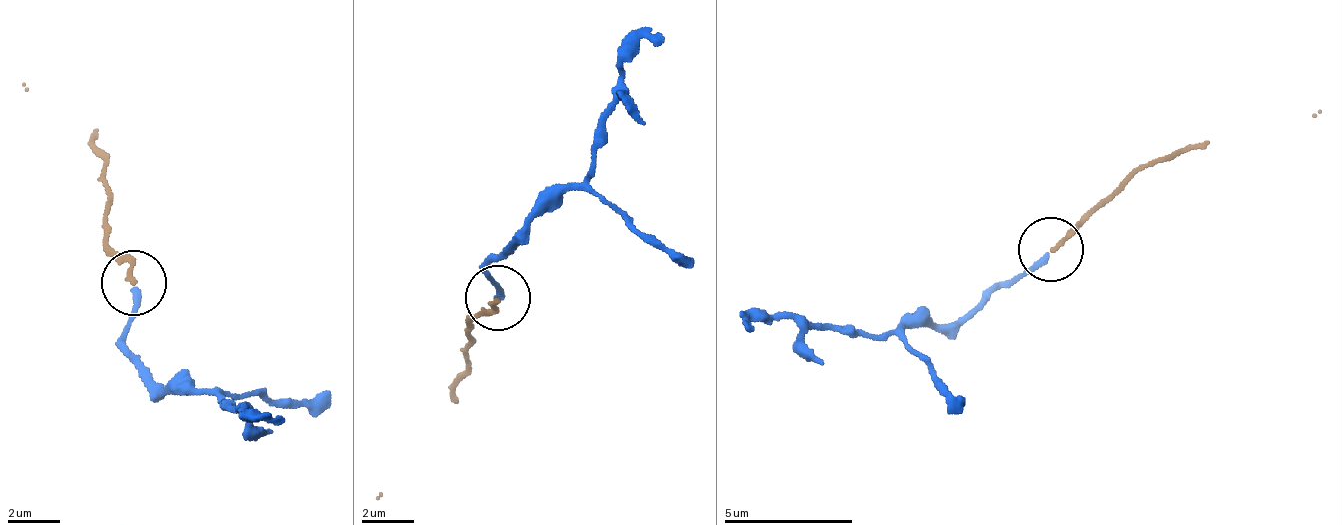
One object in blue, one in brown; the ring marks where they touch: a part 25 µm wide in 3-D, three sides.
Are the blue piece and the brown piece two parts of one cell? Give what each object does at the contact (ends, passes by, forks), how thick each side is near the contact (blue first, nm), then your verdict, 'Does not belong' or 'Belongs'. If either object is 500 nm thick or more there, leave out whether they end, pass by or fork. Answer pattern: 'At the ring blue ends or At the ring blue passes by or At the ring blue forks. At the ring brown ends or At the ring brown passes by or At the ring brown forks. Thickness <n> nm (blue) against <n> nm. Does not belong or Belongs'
At the ring blue ends. At the ring brown ends. Thickness 240 nm (blue) against 170 nm. Belongs

